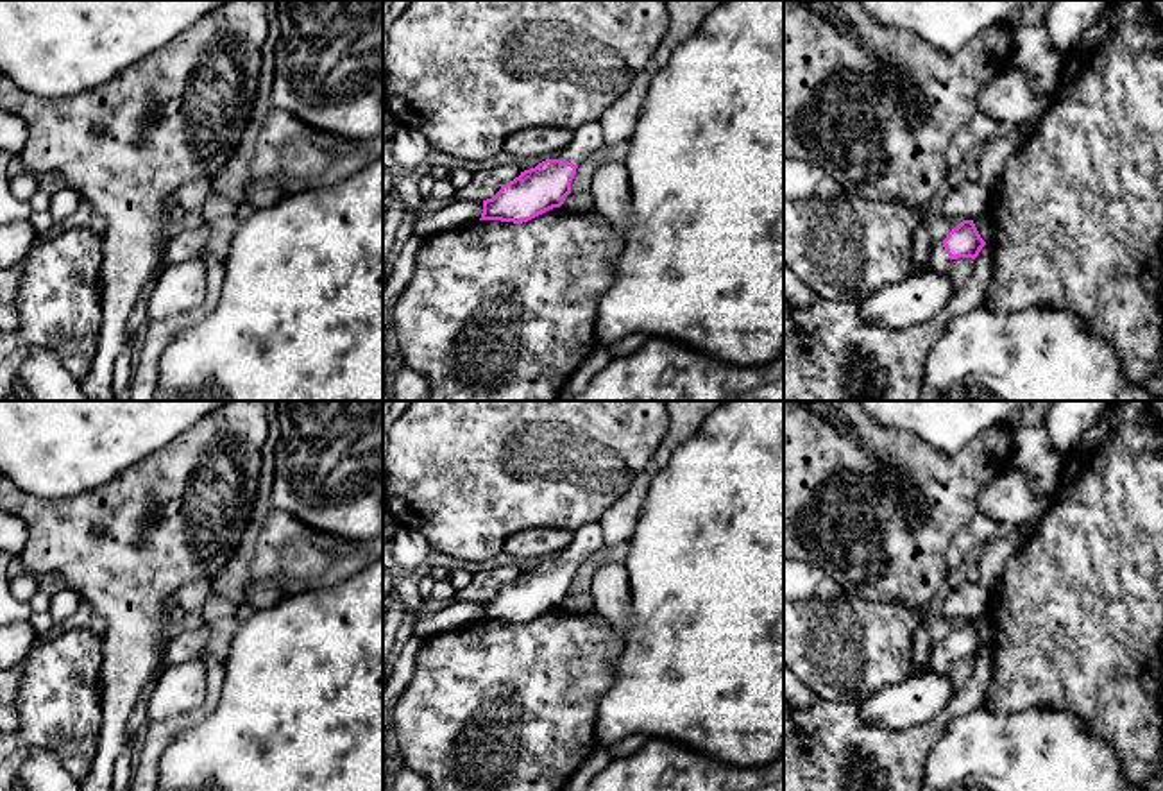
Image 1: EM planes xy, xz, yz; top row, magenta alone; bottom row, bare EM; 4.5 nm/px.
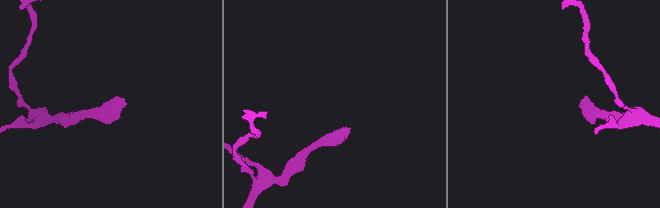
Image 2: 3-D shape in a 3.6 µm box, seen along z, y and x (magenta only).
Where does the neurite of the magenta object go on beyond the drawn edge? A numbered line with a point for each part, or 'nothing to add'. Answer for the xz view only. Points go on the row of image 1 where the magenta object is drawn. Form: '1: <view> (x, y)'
1: xz (589, 138)

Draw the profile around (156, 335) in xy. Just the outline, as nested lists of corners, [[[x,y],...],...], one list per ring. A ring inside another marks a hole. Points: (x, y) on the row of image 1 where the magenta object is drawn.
[[[215,254],[202,256],[208,267],[208,290],[202,304],[188,313],[163,320],[149,320],[138,345],[138,360],[129,385],[131,401],[152,401],[157,383],[159,360],[174,336],[211,315],[216,308],[224,285],[224,261]]]

